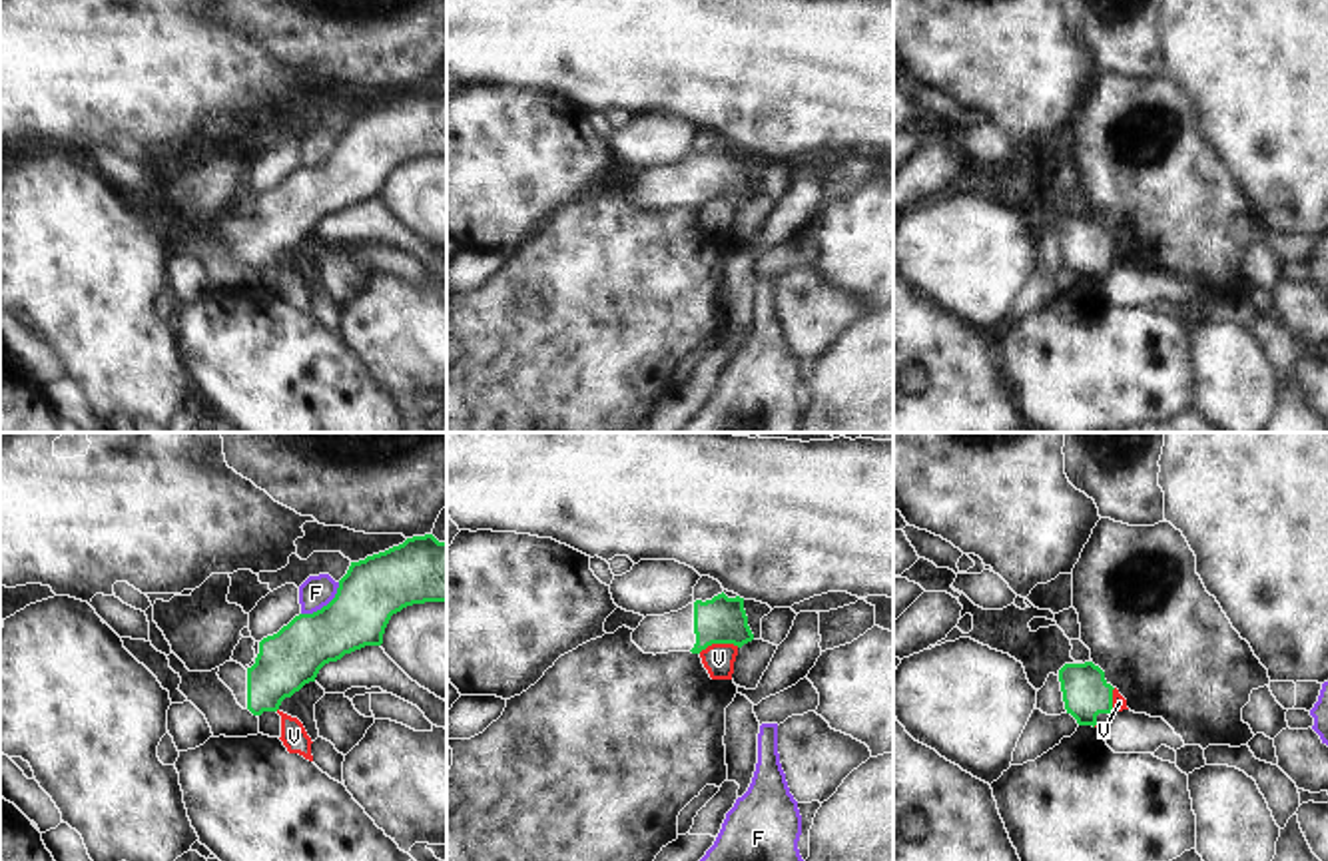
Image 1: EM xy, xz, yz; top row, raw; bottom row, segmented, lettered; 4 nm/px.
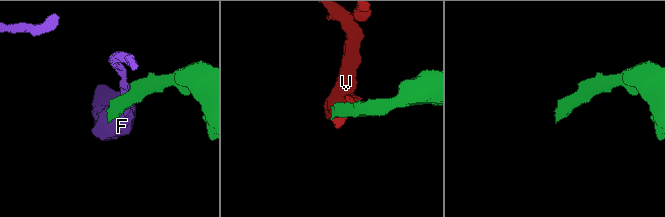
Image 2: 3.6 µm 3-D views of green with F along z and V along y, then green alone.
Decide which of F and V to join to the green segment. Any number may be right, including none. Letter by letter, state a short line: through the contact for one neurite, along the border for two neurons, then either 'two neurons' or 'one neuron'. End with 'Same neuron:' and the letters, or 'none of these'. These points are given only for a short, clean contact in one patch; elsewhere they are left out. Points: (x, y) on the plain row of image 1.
F: line xy (339, 136), (326, 158), (302, 168); two neurons
V: line xz (738, 200), (708, 198), (698, 206); two neurons
Same neuron: none of these

